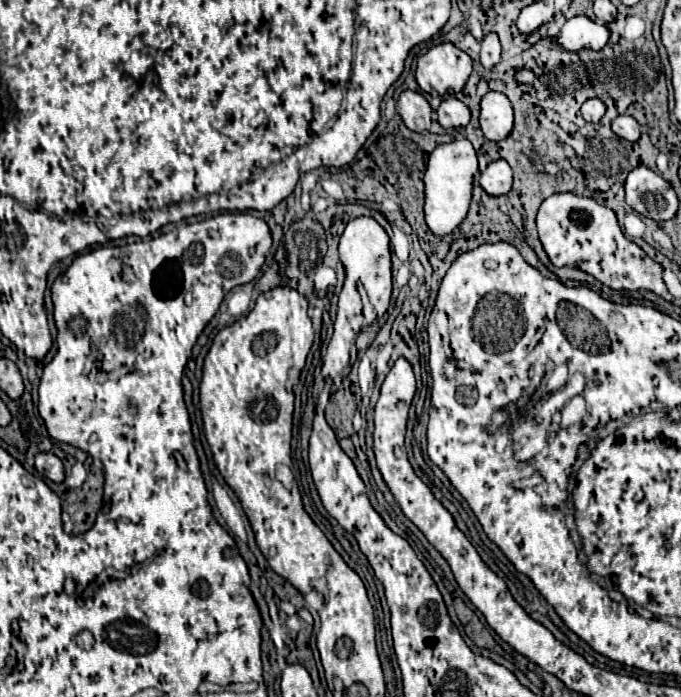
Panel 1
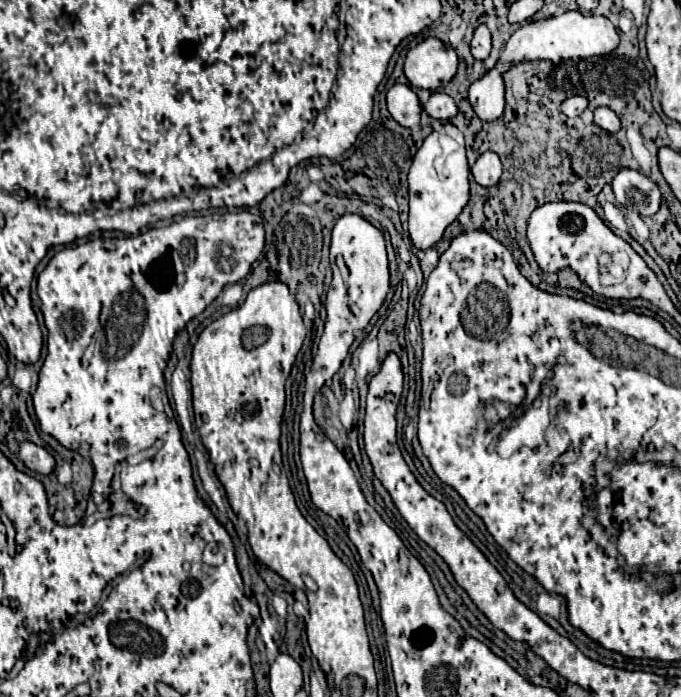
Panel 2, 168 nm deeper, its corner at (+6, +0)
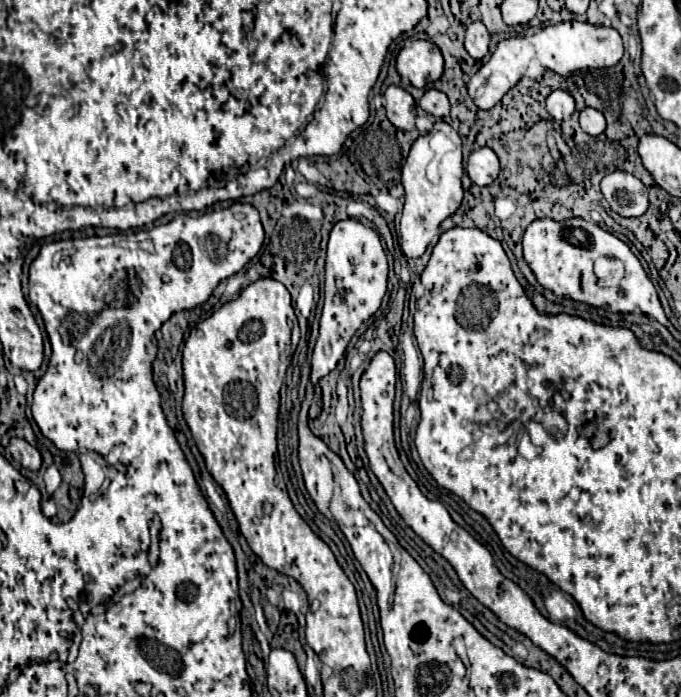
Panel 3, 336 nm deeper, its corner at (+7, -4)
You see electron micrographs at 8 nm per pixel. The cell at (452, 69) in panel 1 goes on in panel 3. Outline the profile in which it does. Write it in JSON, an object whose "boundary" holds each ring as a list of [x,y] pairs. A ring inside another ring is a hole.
{"boundary":[[[415,40],[403,46],[397,54],[395,68],[415,88],[425,88],[443,74],[443,56],[429,40]]]}

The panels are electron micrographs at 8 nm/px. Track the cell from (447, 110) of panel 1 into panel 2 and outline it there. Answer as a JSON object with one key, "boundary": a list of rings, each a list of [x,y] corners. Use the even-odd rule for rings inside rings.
{"boundary":[[[444,92],[432,94],[430,100],[424,104],[424,110],[426,110],[426,114],[430,118],[436,118],[436,120],[442,120],[442,122],[448,122],[448,120],[452,120],[458,114],[458,106]]]}

